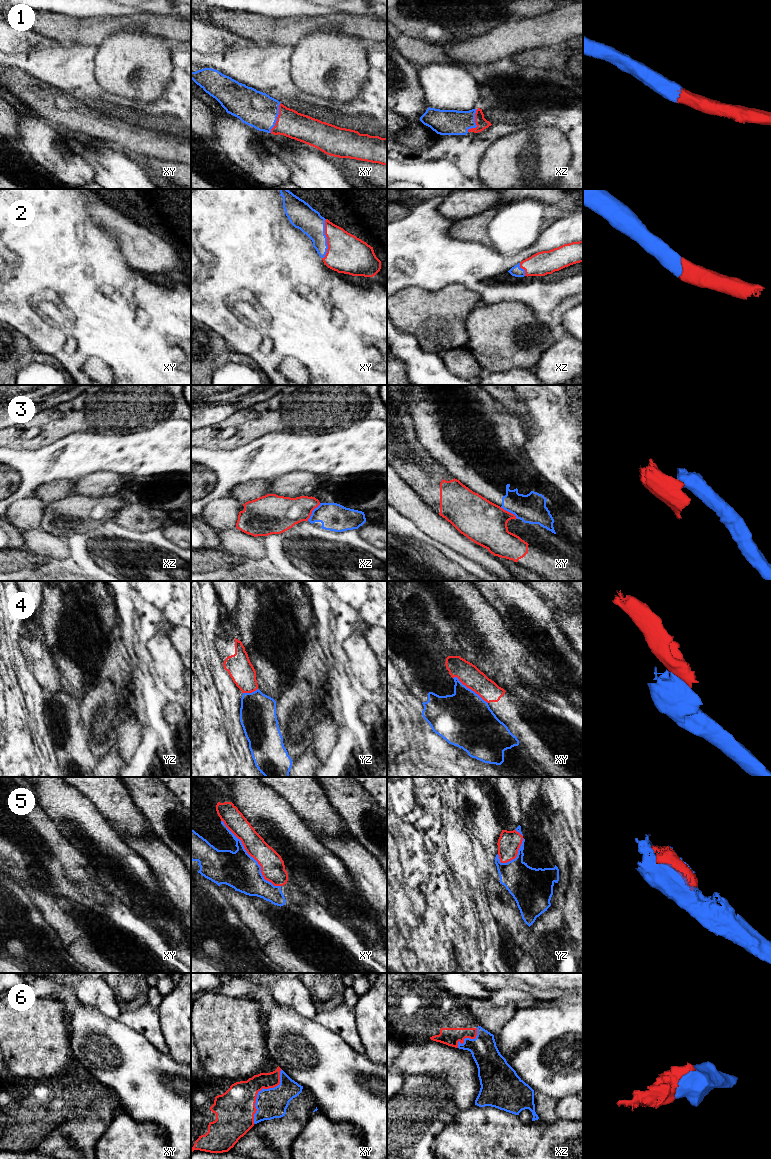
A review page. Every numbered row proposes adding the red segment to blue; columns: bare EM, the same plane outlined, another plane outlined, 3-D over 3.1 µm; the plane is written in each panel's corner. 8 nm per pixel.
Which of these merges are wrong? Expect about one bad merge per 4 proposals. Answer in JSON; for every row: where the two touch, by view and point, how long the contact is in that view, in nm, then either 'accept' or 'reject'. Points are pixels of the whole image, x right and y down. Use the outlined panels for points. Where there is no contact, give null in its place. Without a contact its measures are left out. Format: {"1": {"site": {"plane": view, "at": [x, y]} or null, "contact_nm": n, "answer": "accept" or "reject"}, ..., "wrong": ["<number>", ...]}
{"1": {"site": {"plane": "xy", "at": [277, 116]}, "contact_nm": 260, "answer": "accept"}, "2": {"site": {"plane": "xy", "at": [326, 239]}, "contact_nm": 320, "answer": "accept"}, "3": {"site": {"plane": "xz", "at": [312, 512]}, "contact_nm": 180, "answer": "reject"}, "4": {"site": {"plane": "xy", "at": [470, 689]}, "contact_nm": 360, "answer": "reject"}, "5": {"site": {"plane": "xy", "at": [252, 857]}, "contact_nm": 700, "answer": "accept"}, "6": {"site": {"plane": "xy", "at": [261, 1090]}, "contact_nm": 500, "answer": "accept"}, "wrong": ["3", "4"]}

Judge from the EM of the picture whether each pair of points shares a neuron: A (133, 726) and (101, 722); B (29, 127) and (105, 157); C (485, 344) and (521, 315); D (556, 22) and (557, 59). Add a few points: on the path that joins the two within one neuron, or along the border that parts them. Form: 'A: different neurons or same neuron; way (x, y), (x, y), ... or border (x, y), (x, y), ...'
A: different neurons; border (120, 728), (117, 734), (116, 745)
B: different neurons; border (79, 153), (94, 171)
C: same neuron; way (494, 338), (500, 336), (512, 324)
D: different neurons; border (565, 45), (533, 47)

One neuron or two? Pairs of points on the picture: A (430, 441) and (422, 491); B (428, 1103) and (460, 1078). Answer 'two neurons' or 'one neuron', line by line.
A: two neurons
B: two neurons

